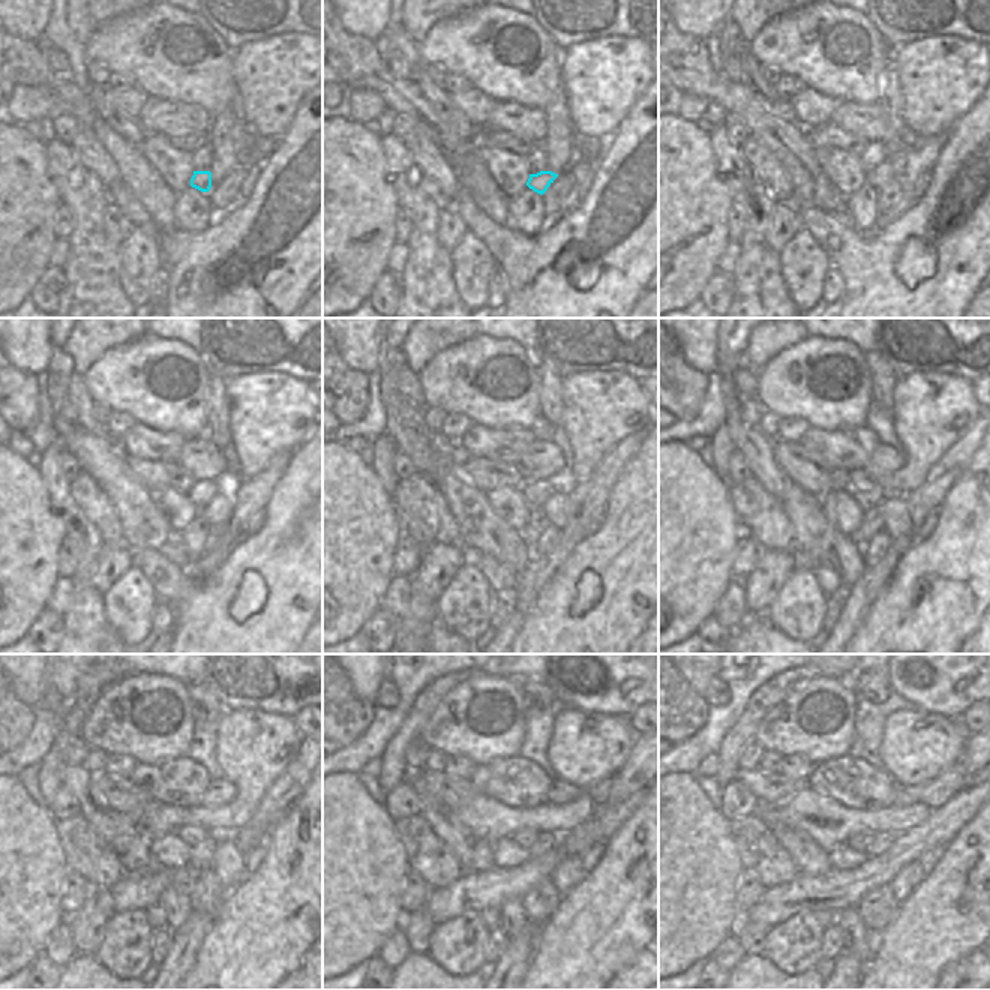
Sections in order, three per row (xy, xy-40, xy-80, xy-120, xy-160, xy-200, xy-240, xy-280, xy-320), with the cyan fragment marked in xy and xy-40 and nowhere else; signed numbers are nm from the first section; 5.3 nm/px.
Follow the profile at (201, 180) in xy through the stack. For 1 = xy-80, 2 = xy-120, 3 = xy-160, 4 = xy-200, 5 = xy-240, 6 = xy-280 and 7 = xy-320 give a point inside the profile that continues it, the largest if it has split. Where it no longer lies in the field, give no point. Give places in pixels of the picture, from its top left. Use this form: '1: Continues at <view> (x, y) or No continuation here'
1: Continues at xy-80 (878, 177)
2: Continues at xy-120 (218, 510)
3: Continues at xy-160 (555, 509)
4: Continues at xy-200 (896, 521)
5: Continues at xy-240 (228, 864)
6: Continues at xy-280 (569, 872)
7: Continues at xy-320 (903, 884)

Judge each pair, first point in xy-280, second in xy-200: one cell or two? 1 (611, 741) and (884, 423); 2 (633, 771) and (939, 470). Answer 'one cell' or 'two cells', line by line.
1: two cells
2: one cell

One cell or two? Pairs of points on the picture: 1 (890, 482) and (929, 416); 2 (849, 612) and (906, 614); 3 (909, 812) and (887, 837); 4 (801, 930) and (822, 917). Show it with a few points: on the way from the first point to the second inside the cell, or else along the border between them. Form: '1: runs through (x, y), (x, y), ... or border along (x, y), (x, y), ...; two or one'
1: runs through (908, 470), (920, 456), (926, 434); one
2: border along (887, 582), (851, 638); two
3: border along (894, 833), (878, 831), (873, 836); two
4: border along (813, 912), (824, 929); two

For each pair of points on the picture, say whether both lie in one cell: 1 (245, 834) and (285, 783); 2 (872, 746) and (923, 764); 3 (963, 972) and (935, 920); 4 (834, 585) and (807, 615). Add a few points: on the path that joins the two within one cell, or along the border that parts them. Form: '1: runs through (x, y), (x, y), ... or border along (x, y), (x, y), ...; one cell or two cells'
1: runs through (258, 822), (279, 797); one cell
2: border along (890, 716), (884, 725), (881, 740), (882, 767); two cells
3: border along (974, 950), (951, 962), (939, 974); two cells
4: border along (810, 567), (819, 588), (827, 596); two cells

